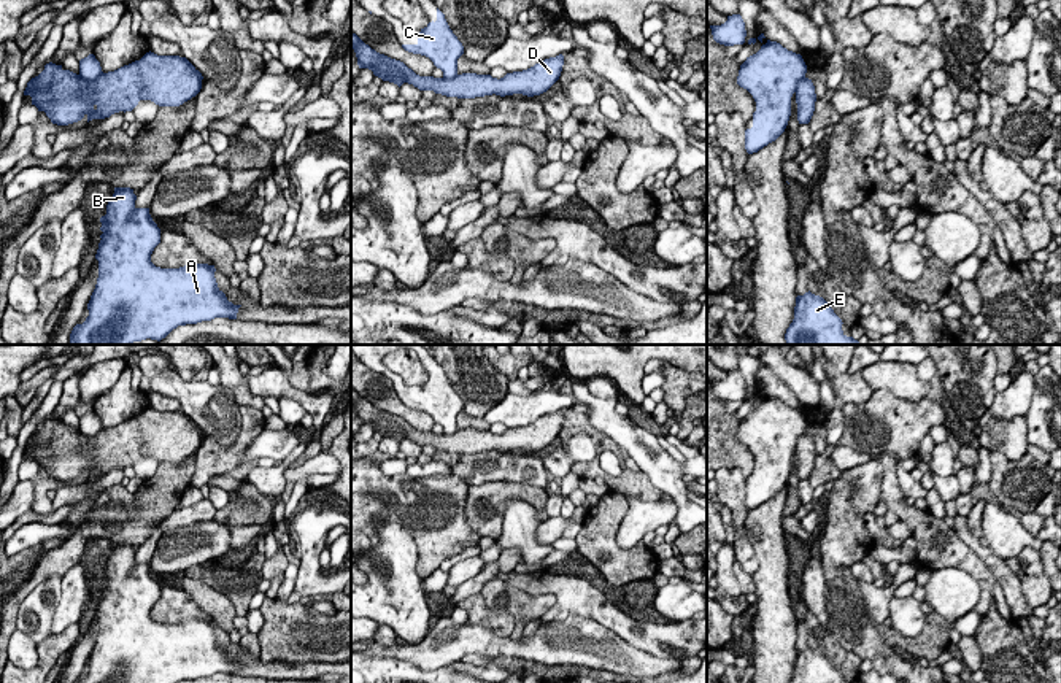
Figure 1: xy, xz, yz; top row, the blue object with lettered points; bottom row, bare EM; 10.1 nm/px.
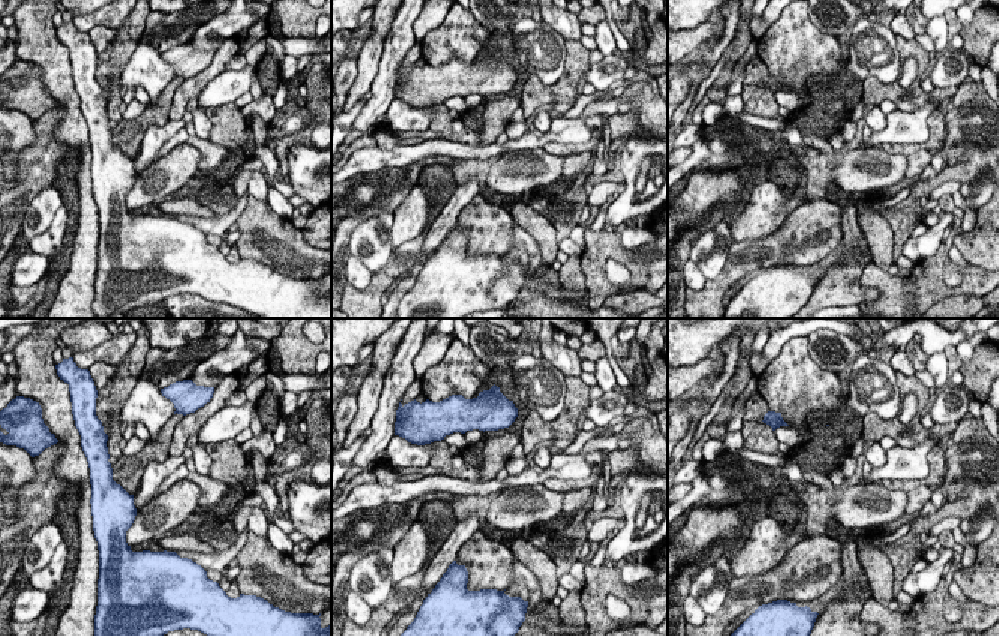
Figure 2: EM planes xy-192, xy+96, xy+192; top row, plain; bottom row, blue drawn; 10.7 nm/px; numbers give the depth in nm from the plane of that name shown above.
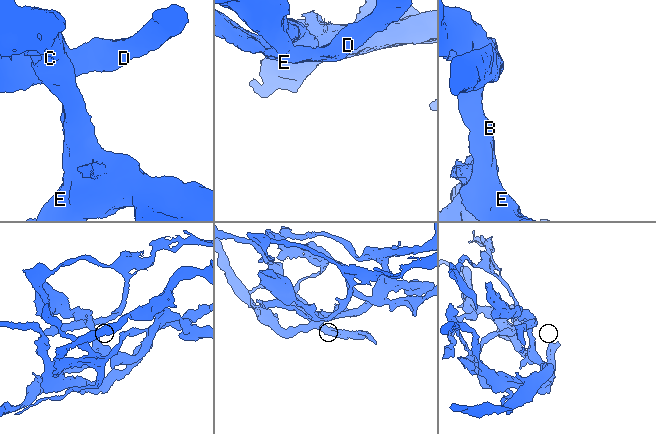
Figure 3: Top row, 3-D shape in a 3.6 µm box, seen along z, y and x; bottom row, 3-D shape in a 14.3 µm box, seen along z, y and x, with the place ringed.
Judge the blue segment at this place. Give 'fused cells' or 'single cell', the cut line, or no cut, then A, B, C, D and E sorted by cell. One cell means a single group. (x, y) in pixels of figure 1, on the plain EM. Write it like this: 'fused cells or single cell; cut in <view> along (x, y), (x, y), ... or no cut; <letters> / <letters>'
fused cells; cut in xy along (102, 428), (94, 436), (83, 436), (78, 431); A B C E / D

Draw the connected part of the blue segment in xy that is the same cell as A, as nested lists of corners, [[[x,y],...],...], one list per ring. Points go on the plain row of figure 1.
[[[114,543],[106,570],[100,573],[103,589],[95,610],[98,634],[87,659],[89,672],[75,683],[178,683],[214,673],[237,675],[241,661],[229,658],[218,643],[214,621],[194,618],[179,624],[160,624],[151,618],[151,610],[160,599],[160,585],[149,564],[137,564],[135,556],[133,545]]]

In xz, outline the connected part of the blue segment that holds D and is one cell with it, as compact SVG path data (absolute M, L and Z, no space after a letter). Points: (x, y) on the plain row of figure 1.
M351 388L351 403L356 408L359 424L368 424L383 437L397 440L413 440L419 446L434 446L446 453L475 454L484 451L513 451L523 450L527 453L546 448L561 432L564 411L545 415L534 423L507 429L497 435L491 430L462 429L453 435L419 432L403 418L376 408L365 400L356 389Z

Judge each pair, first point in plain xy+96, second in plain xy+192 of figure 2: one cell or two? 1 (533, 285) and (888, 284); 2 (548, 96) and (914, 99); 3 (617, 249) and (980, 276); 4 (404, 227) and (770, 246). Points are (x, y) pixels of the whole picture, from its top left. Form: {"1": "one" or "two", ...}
{"1": "two", "2": "one", "3": "one", "4": "two"}

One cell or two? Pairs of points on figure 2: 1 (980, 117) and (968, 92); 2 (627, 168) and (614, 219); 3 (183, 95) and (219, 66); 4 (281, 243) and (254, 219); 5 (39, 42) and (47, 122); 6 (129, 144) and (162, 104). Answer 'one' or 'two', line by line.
1: one
2: one
3: one
4: one
5: two
6: one

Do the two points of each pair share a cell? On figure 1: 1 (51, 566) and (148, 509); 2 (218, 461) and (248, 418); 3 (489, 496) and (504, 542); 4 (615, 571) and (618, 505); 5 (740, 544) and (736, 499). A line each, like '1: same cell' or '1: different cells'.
1: same cell
2: same cell
3: different cells
4: same cell
5: same cell

